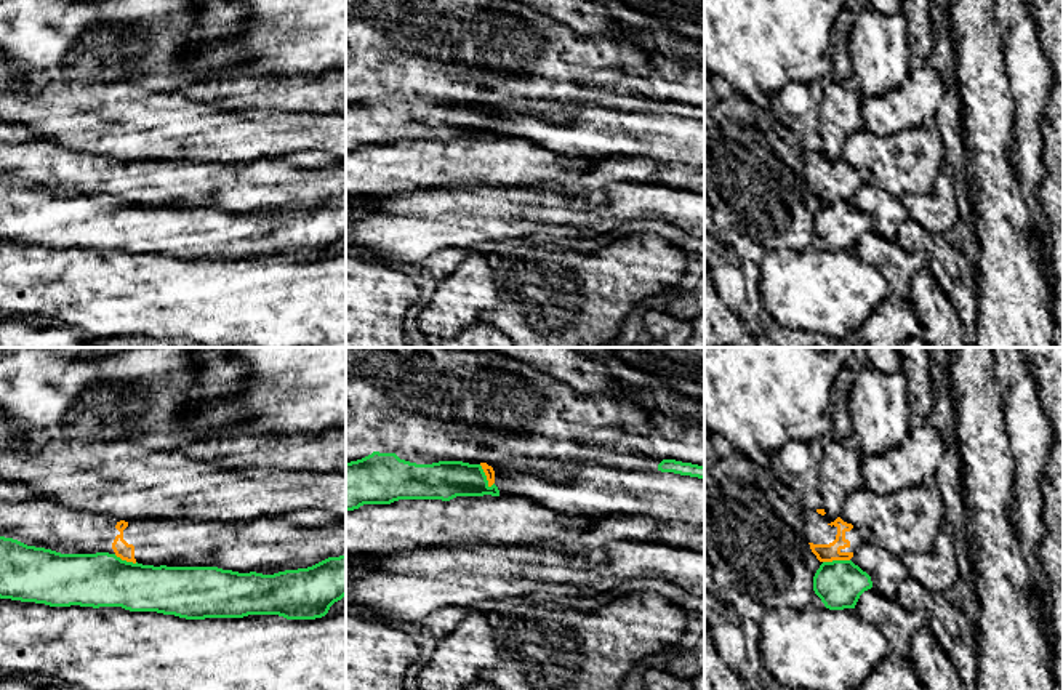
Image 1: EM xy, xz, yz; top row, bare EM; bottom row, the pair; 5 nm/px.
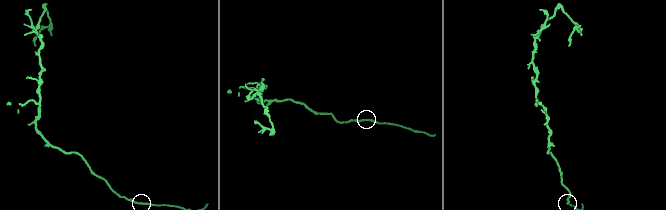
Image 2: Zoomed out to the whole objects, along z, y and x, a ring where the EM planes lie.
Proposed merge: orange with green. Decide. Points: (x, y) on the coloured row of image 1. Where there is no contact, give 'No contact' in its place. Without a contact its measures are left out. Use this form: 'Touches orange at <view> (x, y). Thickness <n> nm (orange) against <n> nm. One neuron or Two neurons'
Touches orange at xz (485, 474). Thickness 50 nm (orange) against 190 nm. Two neurons

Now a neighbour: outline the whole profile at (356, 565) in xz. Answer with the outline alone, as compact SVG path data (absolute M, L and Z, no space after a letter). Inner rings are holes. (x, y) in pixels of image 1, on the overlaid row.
M346 556L346 583L365 575L370 570L379 568L381 556Z

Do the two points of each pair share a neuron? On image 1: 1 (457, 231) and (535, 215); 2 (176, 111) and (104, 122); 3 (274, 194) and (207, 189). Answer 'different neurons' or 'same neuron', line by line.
1: same neuron
2: same neuron
3: same neuron

